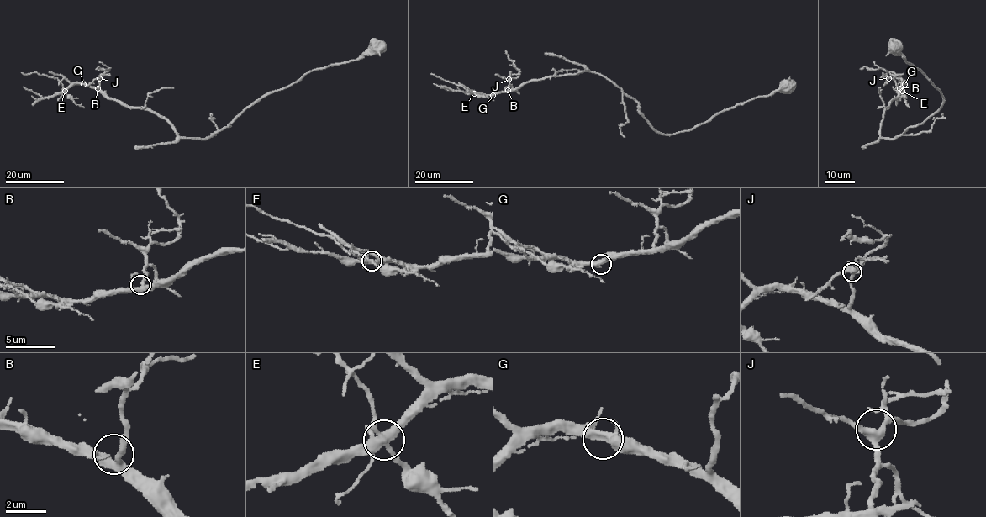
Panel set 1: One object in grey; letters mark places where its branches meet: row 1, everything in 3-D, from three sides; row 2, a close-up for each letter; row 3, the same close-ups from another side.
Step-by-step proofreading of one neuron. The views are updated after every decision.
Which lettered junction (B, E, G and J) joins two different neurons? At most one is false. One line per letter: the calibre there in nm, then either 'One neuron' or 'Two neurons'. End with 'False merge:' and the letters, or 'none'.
B: Thickness 300 nm. One neuron
E: Thickness 340 nm. One neuron
G: Thickness 360 nm. One neuron
J: Thickness 340 nm. One neuron
False merge: none

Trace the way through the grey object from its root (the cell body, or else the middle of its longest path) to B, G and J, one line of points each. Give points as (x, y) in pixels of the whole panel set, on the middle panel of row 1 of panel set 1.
B: (788, 87), (673, 134), (658, 133), (636, 102), (598, 73), (545, 77), (508, 90)
G: (788, 87), (673, 134), (658, 133), (636, 102), (589, 71), (532, 80), (492, 95)
J: (788, 87), (736, 104), (690, 129), (661, 134), (636, 102), (598, 73), (545, 77), (510, 91), (508, 79)

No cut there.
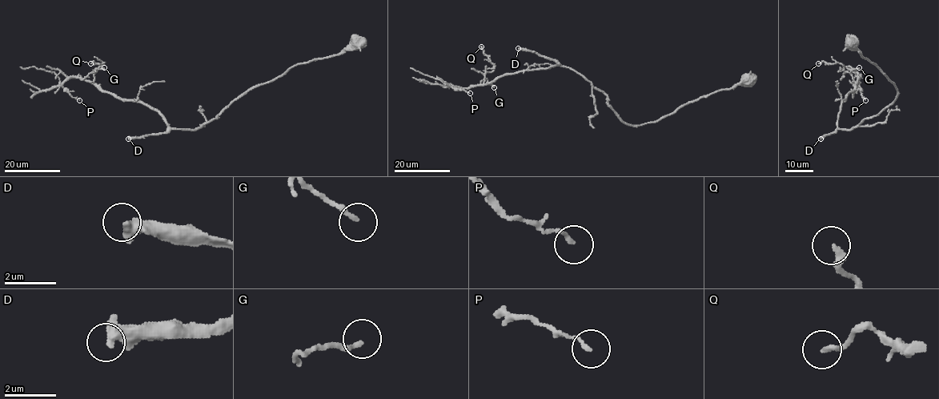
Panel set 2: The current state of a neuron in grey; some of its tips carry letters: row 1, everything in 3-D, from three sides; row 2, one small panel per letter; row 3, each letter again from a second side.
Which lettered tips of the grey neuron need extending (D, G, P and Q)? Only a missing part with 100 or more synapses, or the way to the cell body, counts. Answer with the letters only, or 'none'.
D

